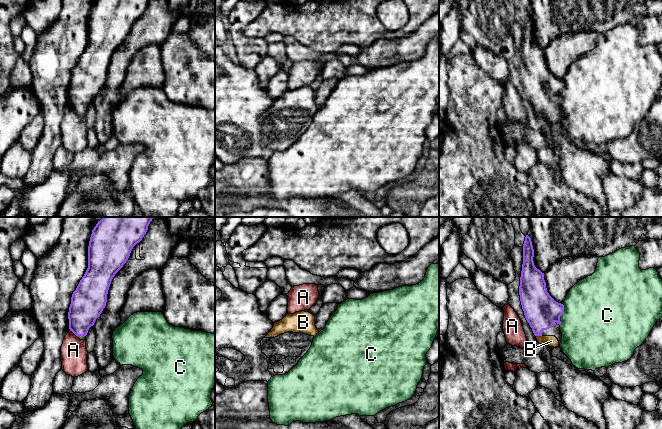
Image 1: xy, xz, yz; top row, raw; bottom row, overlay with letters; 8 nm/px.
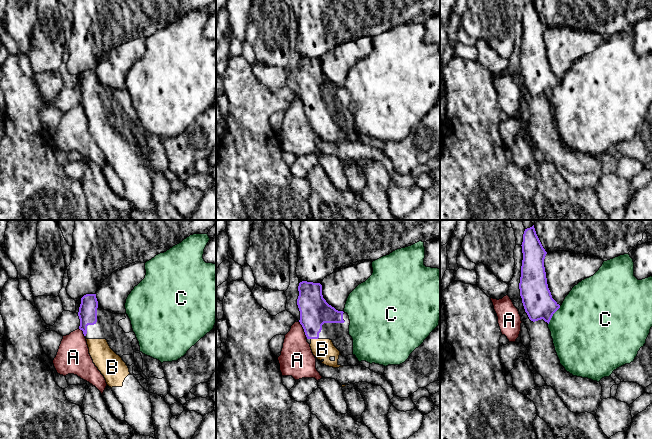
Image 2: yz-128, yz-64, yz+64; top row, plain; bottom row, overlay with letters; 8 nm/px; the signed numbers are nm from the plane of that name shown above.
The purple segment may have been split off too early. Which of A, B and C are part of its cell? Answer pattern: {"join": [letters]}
{"join": ["B"]}

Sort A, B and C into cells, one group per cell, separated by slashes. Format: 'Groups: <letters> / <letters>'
Groups: A / B / C

